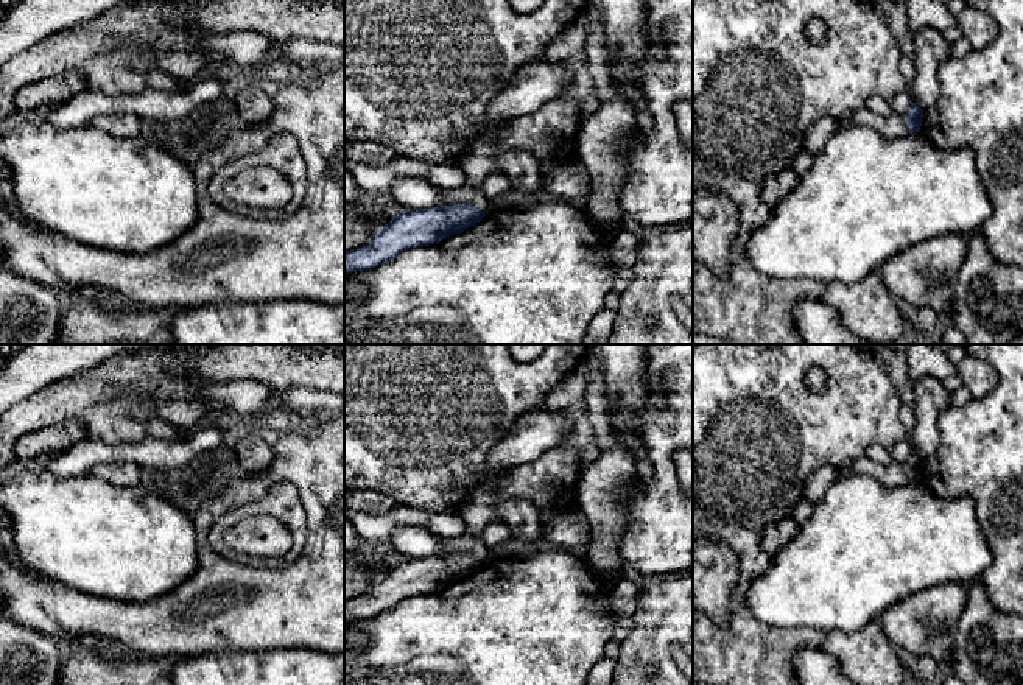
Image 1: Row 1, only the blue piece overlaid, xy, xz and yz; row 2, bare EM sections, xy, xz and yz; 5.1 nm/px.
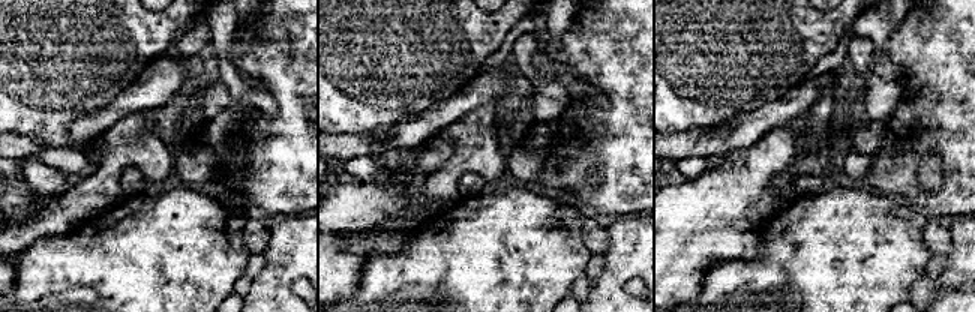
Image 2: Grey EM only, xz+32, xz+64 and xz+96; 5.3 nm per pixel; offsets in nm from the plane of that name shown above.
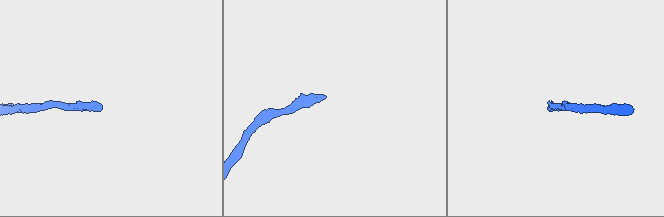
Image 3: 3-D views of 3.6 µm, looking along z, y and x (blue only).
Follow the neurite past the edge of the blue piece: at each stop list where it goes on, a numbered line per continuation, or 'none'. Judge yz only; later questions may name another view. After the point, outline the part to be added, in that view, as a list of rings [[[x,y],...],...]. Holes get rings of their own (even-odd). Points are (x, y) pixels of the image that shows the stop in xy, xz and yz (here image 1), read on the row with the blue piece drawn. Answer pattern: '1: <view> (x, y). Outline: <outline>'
1: yz (892, 125). Outline: [[[863,107],[856,112],[845,114],[838,120],[839,129],[850,126],[866,126],[888,139],[905,137],[909,134],[902,114],[891,112],[889,115],[877,115]]]

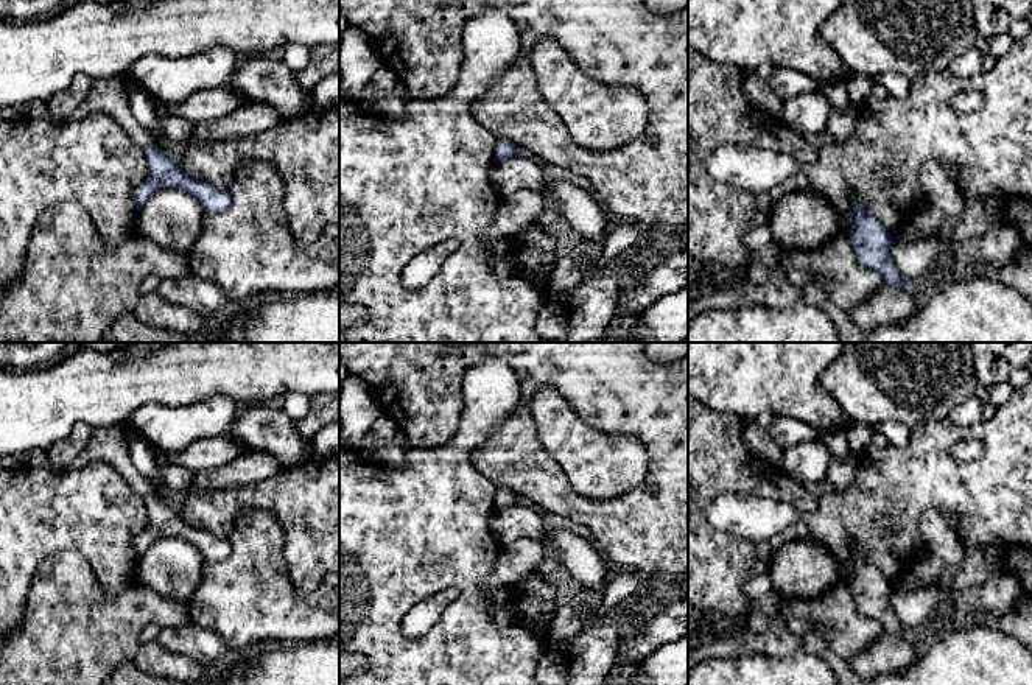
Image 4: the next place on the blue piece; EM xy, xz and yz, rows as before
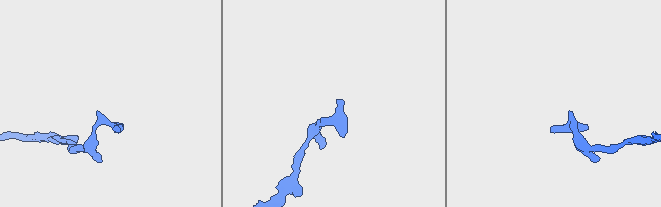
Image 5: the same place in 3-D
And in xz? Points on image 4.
none

